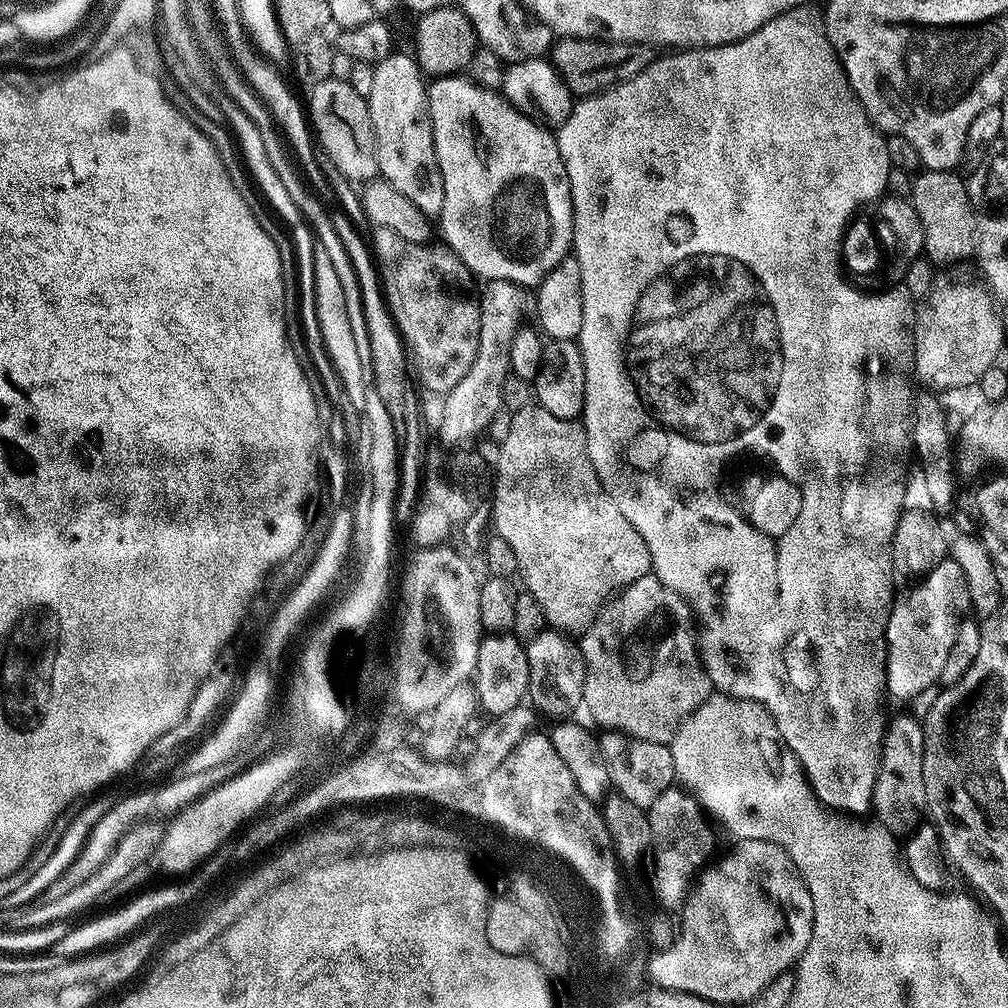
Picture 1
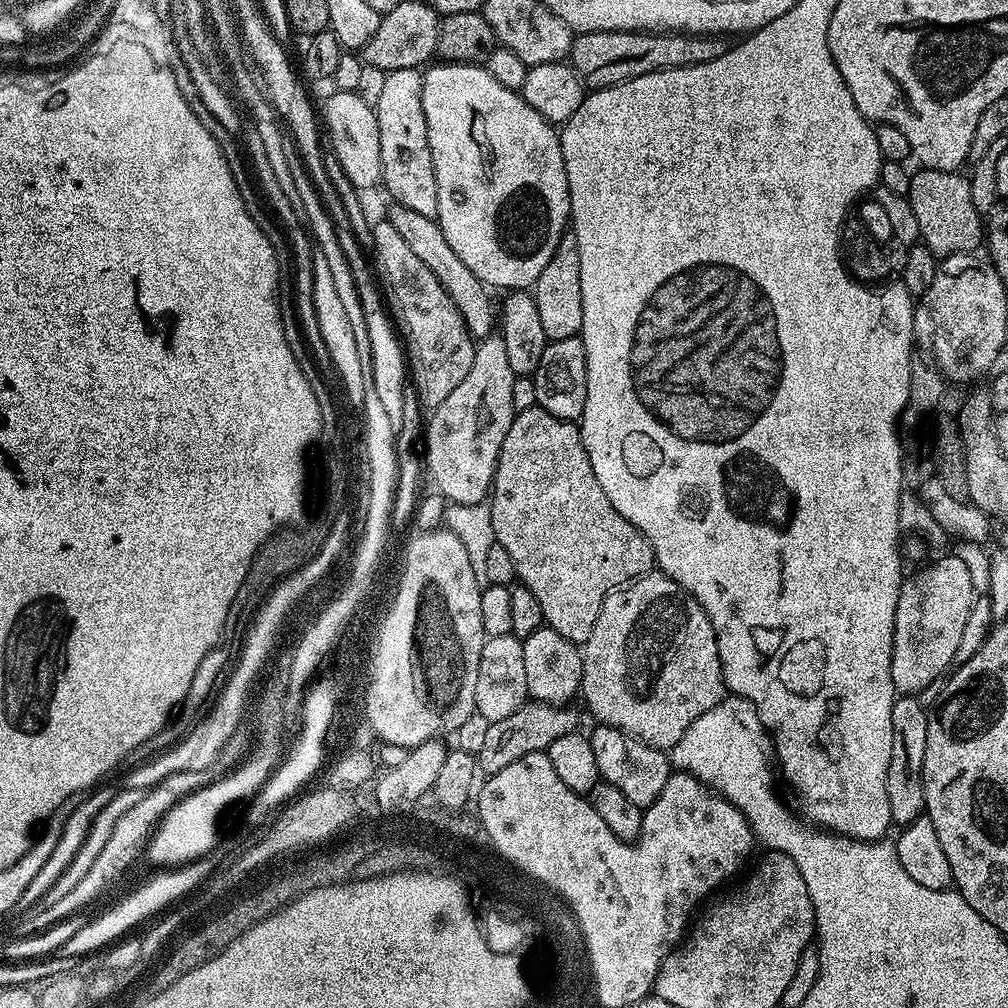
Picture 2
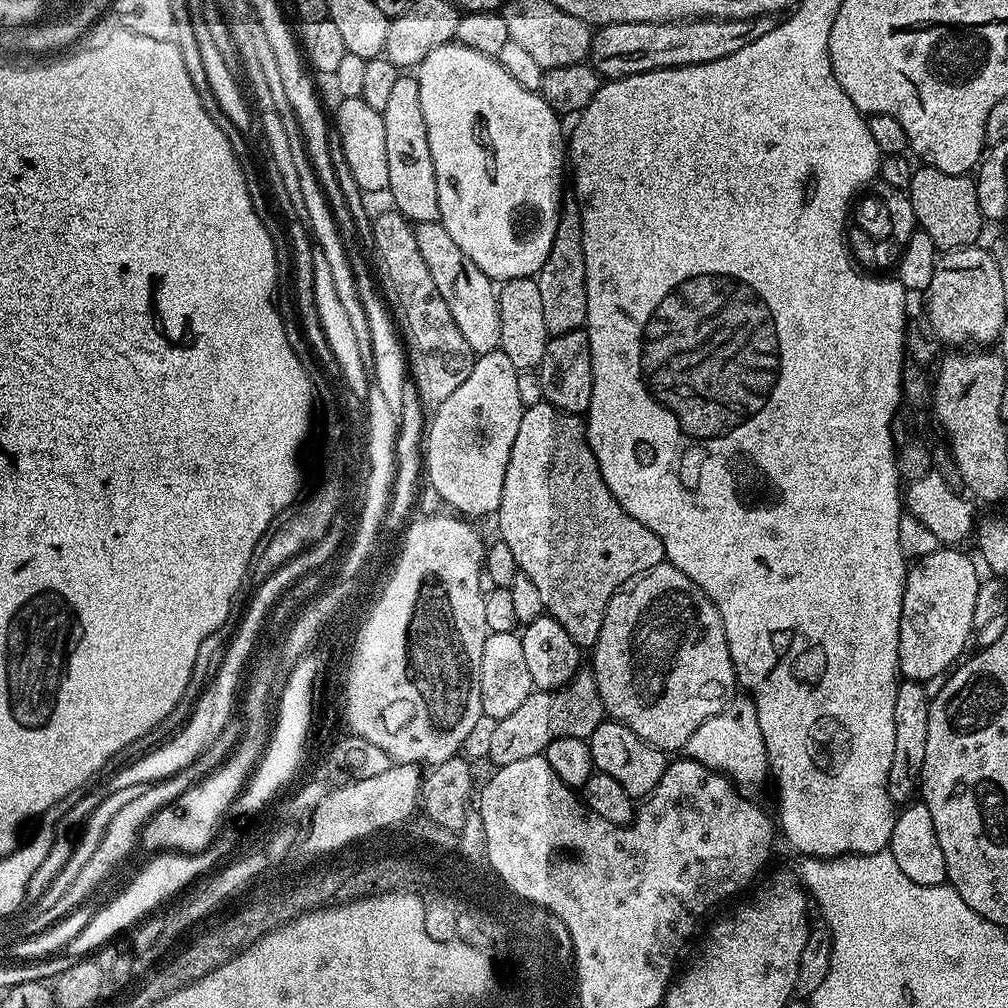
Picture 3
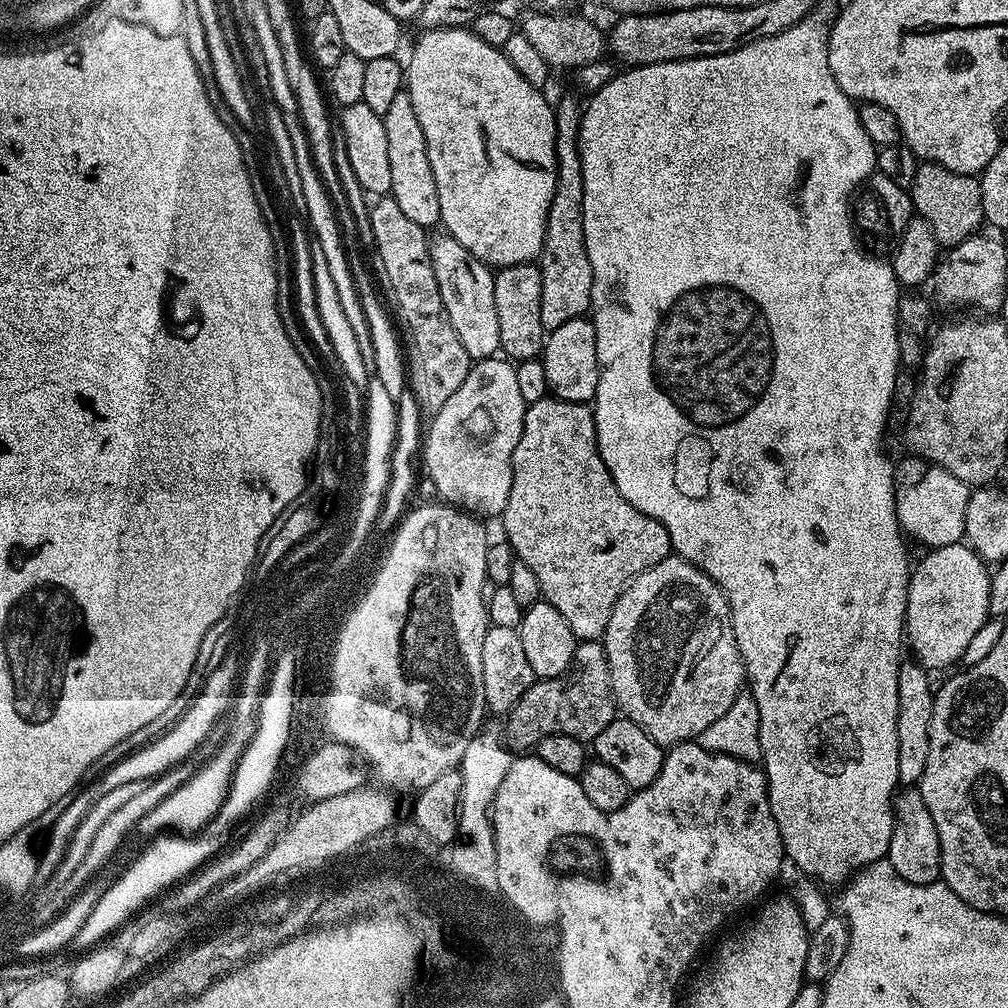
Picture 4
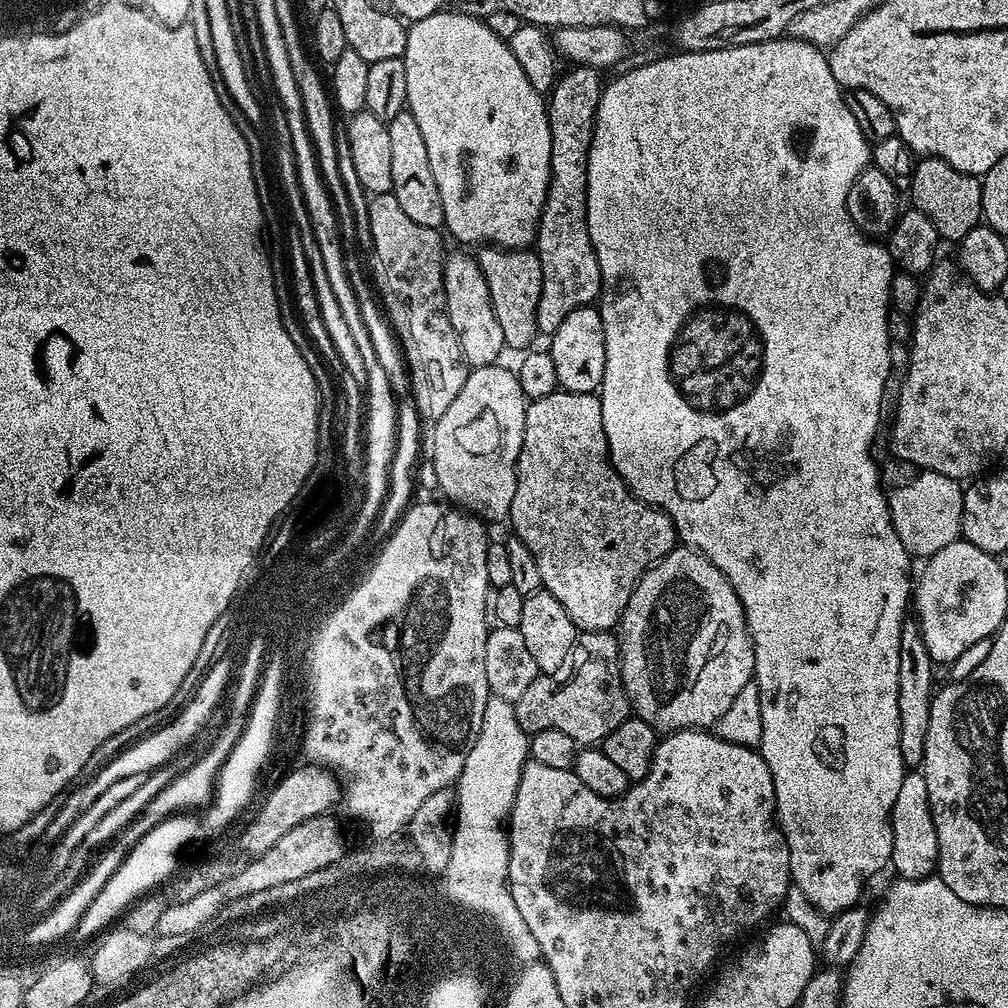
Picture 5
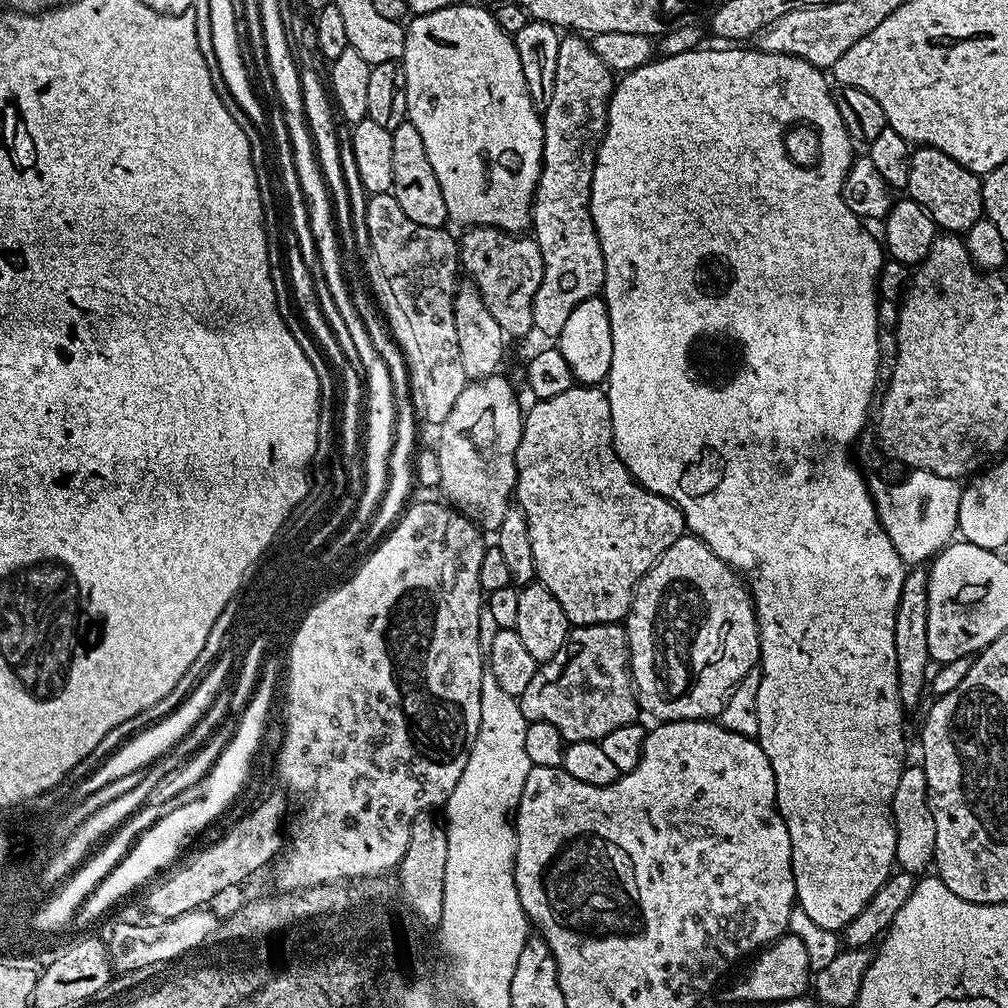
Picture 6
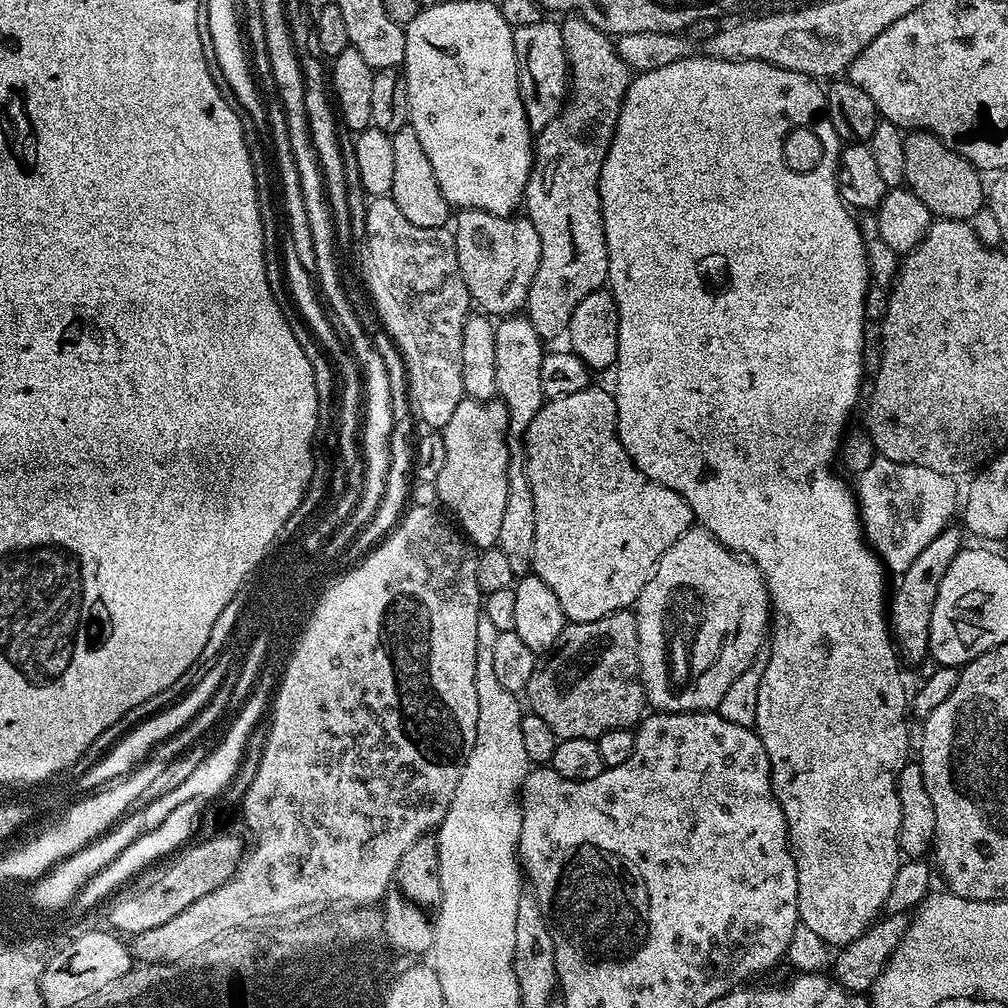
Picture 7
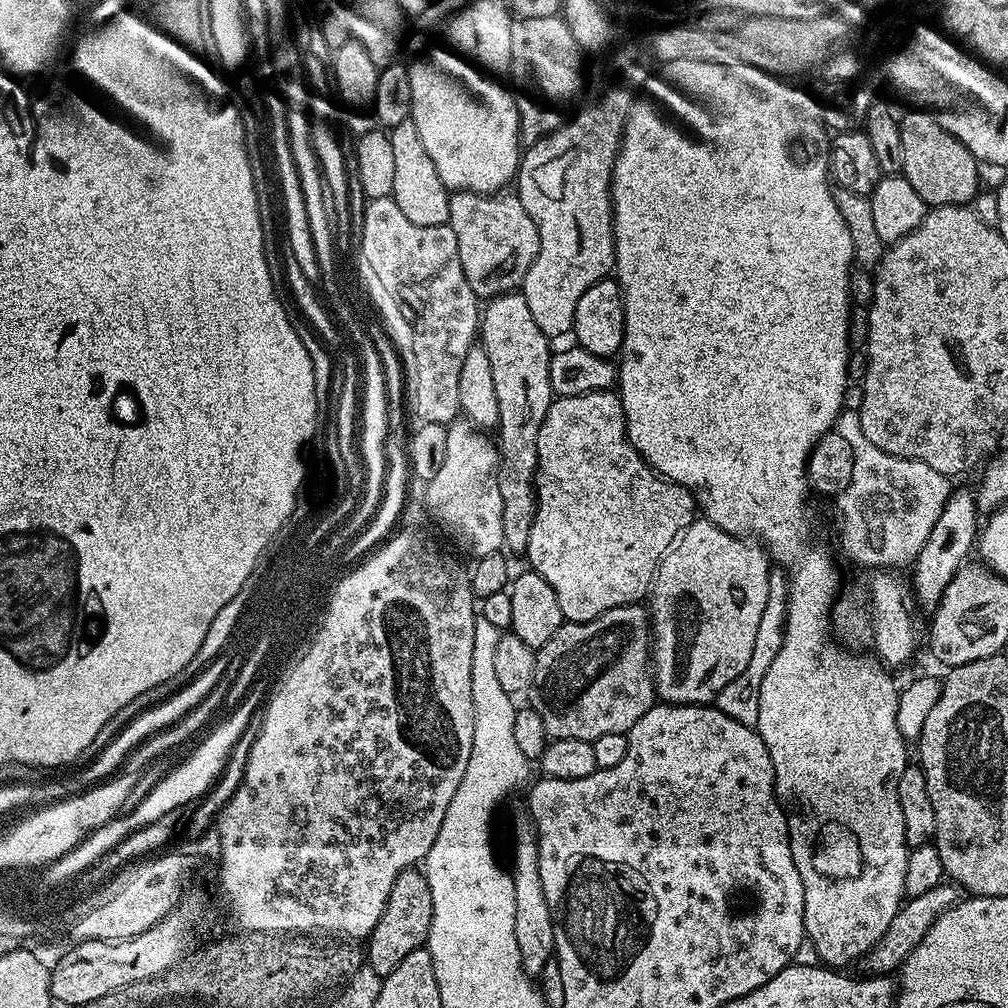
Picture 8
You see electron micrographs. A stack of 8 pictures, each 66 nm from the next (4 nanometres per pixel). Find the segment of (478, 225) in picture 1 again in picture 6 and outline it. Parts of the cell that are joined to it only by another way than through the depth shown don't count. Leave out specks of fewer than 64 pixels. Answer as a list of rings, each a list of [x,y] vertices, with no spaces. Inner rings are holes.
[[[458,2],[449,8],[442,8],[440,10],[434,10],[433,12],[422,12],[413,15],[411,19],[407,21],[406,31],[404,33],[404,54],[402,57],[402,67],[404,70],[404,77],[406,78],[406,106],[408,107],[407,123],[412,124],[414,126],[414,130],[422,136],[424,156],[426,158],[430,158],[430,170],[438,178],[440,196],[442,198],[446,198],[448,220],[452,222],[457,220],[457,222],[460,223],[460,226],[475,226],[481,224],[482,226],[490,226],[491,228],[500,228],[503,232],[514,232],[517,234],[523,233],[532,222],[532,199],[536,193],[538,178],[540,177],[540,171],[542,170],[542,162],[544,161],[542,158],[542,146],[544,145],[544,121],[541,113],[538,111],[538,105],[536,105],[536,103],[534,103],[534,101],[530,98],[530,92],[526,86],[526,78],[522,74],[522,62],[518,58],[518,50],[516,49],[515,39],[513,39],[511,35],[505,33],[501,26],[498,26],[495,15],[493,15],[489,9],[487,12],[486,9],[479,8],[476,4],[464,4],[464,2]]]

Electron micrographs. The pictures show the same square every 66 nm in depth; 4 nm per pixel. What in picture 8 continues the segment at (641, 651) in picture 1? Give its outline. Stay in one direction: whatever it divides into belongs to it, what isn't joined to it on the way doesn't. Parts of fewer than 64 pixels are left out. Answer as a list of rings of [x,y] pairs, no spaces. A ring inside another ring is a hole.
[[[703,518],[693,520],[668,549],[656,569],[656,579],[652,581],[646,600],[652,629],[650,671],[661,701],[711,705],[722,686],[734,682],[734,678],[746,670],[746,662],[750,662],[750,653],[754,650],[758,622],[762,619],[762,610],[766,610],[766,598],[770,594],[769,571],[770,557],[759,543],[730,534]]]

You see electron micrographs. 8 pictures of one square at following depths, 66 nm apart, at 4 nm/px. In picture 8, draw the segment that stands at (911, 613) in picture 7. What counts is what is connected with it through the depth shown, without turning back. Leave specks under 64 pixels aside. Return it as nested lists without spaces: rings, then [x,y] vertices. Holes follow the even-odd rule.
[[[953,487],[946,498],[946,506],[942,506],[942,514],[938,514],[938,522],[934,522],[934,530],[930,530],[930,538],[926,538],[926,546],[916,556],[911,565],[912,581],[910,587],[914,604],[921,613],[931,614],[942,602],[942,594],[946,586],[954,578],[960,568],[965,567],[972,547],[977,547],[978,533],[982,528],[981,512],[976,508],[976,492],[971,488]]]

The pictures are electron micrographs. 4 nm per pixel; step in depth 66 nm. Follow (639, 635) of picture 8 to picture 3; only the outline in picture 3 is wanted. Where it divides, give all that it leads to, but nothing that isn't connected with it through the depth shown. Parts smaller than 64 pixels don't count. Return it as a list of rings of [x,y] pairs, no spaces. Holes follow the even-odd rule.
[[[581,670],[569,684],[551,690],[533,690],[507,718],[495,721],[488,736],[488,756],[493,765],[499,766],[518,762],[522,758],[541,755],[554,738],[578,738],[587,740],[594,730],[606,719],[604,703],[598,694],[598,682],[591,670]]]

